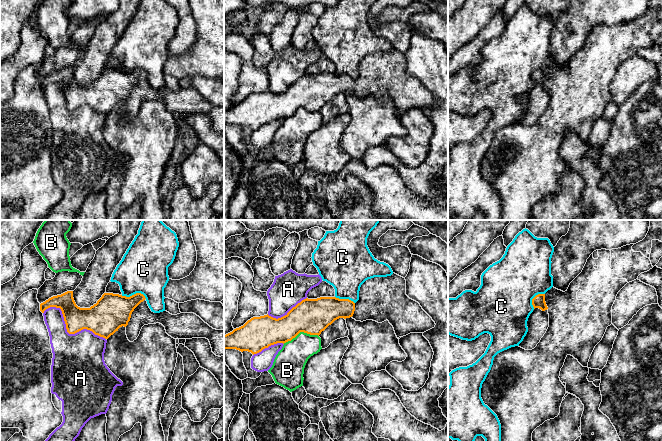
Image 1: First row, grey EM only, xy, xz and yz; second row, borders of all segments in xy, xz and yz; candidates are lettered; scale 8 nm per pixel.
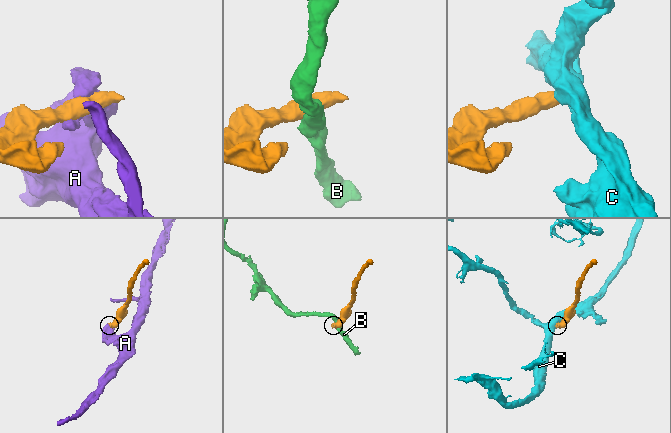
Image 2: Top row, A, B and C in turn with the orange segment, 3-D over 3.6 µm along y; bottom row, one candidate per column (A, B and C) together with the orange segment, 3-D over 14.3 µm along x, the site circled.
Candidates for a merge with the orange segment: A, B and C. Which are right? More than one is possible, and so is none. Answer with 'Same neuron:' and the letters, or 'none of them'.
Same neuron: none of them

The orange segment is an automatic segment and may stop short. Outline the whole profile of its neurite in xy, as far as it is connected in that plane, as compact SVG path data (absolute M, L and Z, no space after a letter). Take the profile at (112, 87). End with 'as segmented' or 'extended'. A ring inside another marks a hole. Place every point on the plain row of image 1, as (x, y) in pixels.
M73 67L53 72L40 80L40 87L50 83L60 84L69 110L75 110L83 105L92 107L95 111L108 115L122 102L126 104L126 111L130 118L137 115L144 101L160 99L166 109L174 115L206 114L209 116L212 128L216 132L224 132L224 106L216 106L205 99L194 89L180 89L172 91L167 87L154 89L149 84L146 74L141 69L130 73L113 69L104 69L96 80L90 84L80 84L73 74Z; extended

